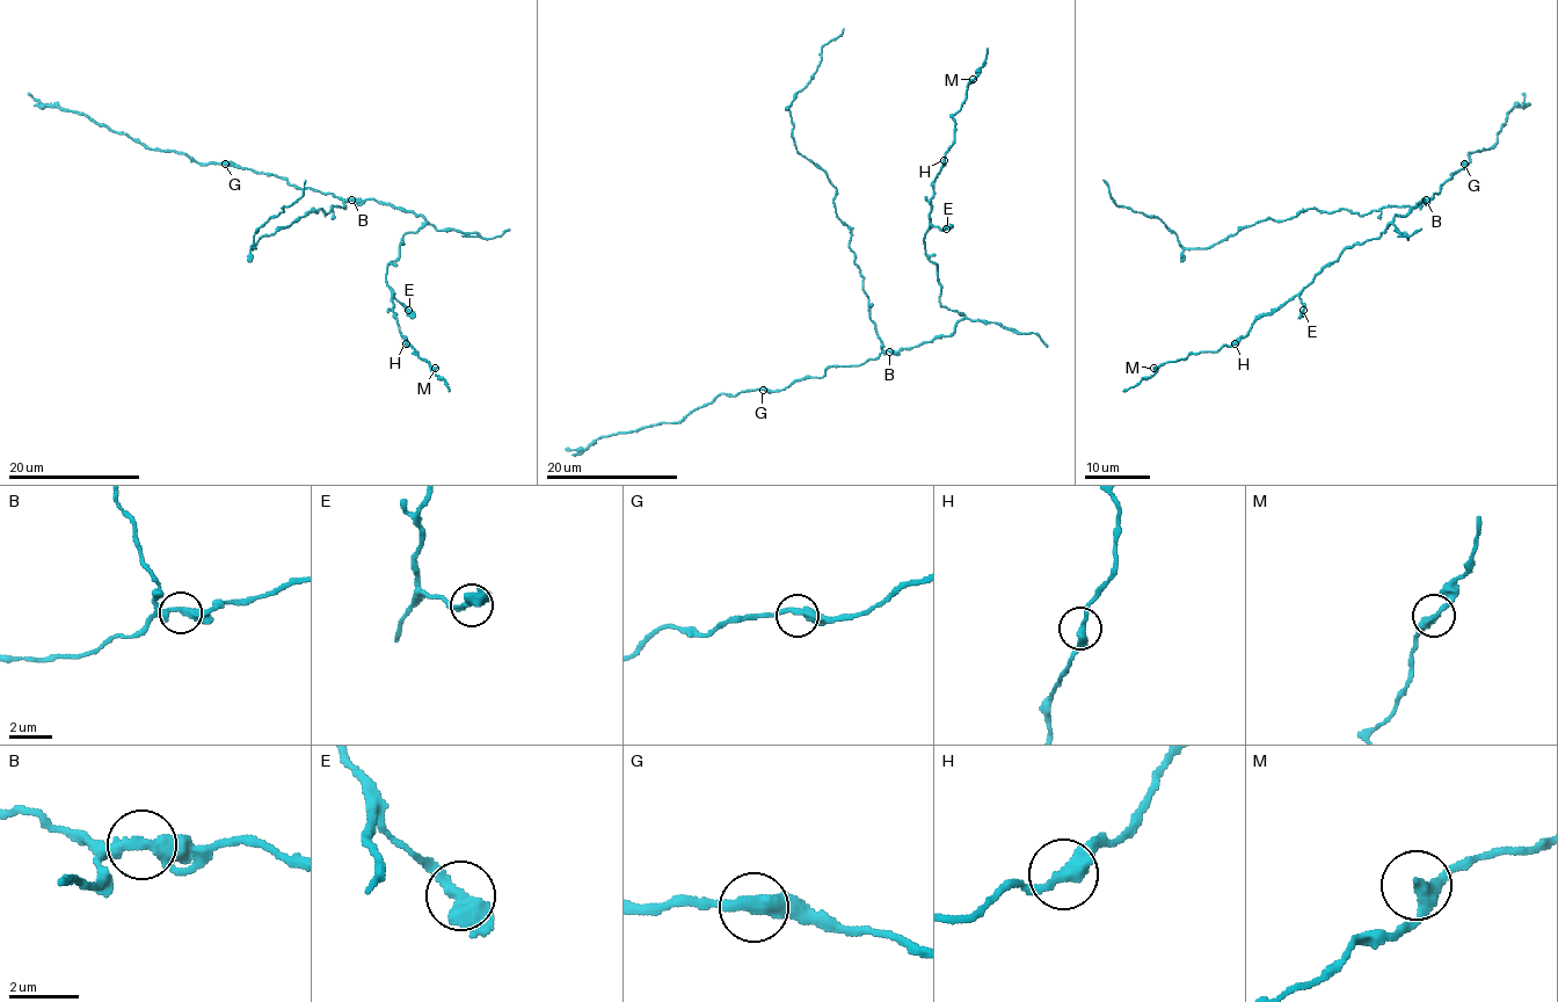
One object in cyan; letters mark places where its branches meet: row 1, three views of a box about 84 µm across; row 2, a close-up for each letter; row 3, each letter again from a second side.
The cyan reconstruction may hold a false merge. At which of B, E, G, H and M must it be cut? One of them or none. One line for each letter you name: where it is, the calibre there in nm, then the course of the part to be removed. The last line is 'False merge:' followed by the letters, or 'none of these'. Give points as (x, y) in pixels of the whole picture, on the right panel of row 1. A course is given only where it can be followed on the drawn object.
B: at (1426, 200); 400 nm thick; foreign part runs (1427, 200), (1364, 215), (1307, 208), (1208, 247), (1185, 247), (1158, 218), (1119, 207), (1103, 180)
False merge: B

